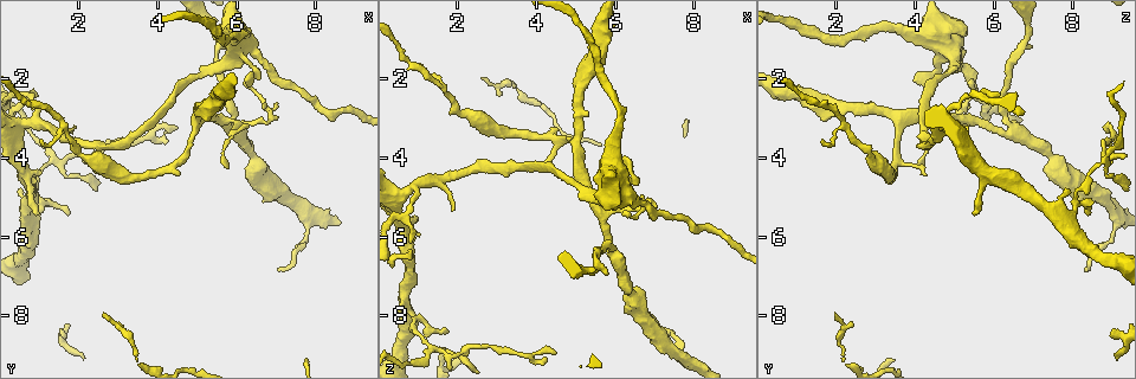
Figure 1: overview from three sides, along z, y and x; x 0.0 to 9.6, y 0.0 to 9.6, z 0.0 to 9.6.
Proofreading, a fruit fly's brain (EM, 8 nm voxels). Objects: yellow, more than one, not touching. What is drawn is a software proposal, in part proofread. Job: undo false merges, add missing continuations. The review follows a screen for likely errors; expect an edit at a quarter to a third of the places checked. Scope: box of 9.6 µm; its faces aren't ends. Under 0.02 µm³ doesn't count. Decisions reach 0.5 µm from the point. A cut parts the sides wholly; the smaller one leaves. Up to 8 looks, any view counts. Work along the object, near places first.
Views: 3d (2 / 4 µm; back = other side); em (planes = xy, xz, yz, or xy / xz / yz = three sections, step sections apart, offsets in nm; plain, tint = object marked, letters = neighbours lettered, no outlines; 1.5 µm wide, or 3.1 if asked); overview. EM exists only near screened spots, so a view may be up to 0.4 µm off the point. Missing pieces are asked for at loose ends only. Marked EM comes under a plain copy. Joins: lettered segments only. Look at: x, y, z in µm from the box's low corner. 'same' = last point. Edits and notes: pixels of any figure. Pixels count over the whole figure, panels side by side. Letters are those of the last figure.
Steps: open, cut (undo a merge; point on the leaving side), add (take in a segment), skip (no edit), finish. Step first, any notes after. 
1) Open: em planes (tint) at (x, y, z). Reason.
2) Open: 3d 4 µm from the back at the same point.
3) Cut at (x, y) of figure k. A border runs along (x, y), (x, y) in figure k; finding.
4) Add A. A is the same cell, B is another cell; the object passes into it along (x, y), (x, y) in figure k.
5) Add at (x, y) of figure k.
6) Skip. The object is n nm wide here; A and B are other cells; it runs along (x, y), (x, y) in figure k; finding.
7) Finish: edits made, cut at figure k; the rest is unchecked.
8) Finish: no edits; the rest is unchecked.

Open: 3d 4 µm at (2.10, 3.85, 2.85). Thick turns thin.

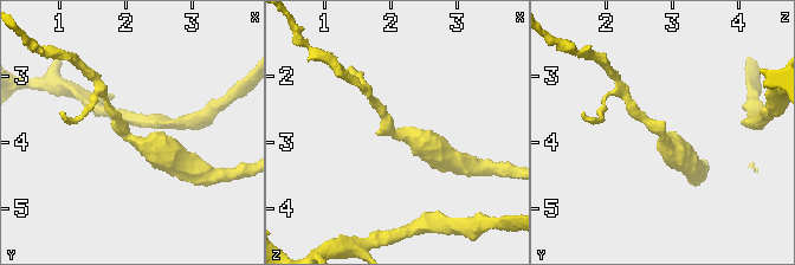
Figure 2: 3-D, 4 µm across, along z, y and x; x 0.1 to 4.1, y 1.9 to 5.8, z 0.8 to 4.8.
Open: em xz step 8 (letters) at (2.05, 3.90, 2.85).

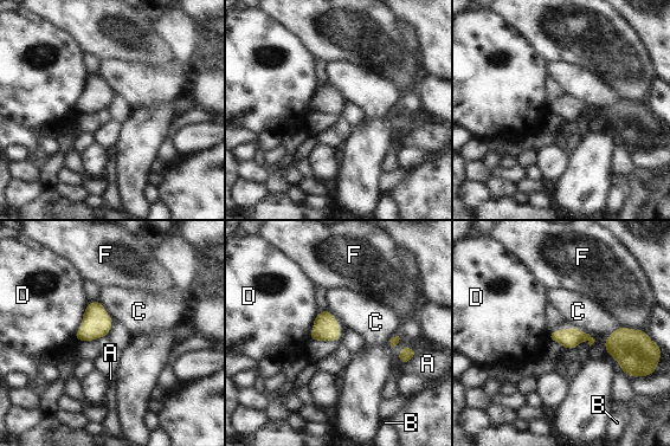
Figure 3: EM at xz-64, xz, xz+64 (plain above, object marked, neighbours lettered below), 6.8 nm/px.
Skip. A, B, C, D and F are other cells; a border runs along (568, 327), (584, 330), (596, 341) in figure 3; one neuron here.

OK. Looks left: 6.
Open: em xy step 8 (letters) at (0.90, 5.40, 5.55). An open end.

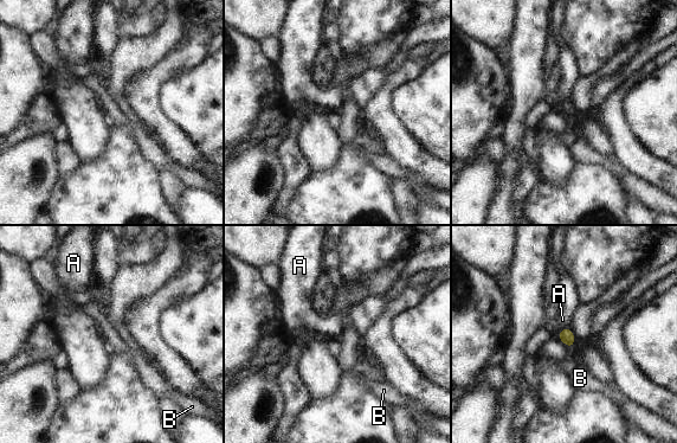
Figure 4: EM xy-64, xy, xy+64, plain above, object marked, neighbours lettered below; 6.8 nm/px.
Skip. A and B are other cells; a border runs along (569, 325), (555, 335) in figure 4; no lettered segment goes on from it.

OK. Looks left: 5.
Open: em yz step 4 (tint) at (7.00, 6.80, 8.35). An open end.

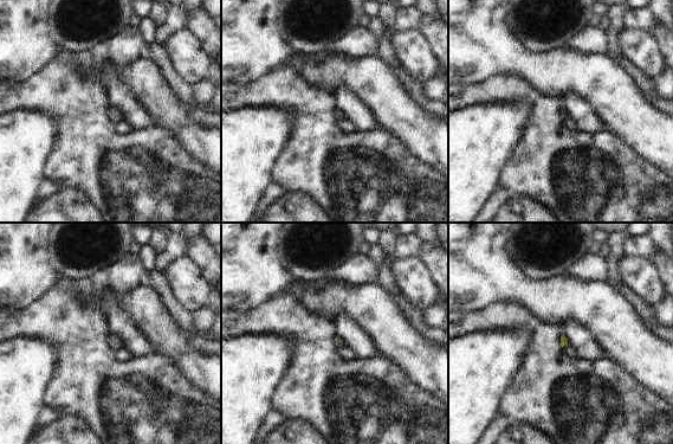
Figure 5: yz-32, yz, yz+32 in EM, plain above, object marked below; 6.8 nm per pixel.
Open: em planes (letters) at the same point.

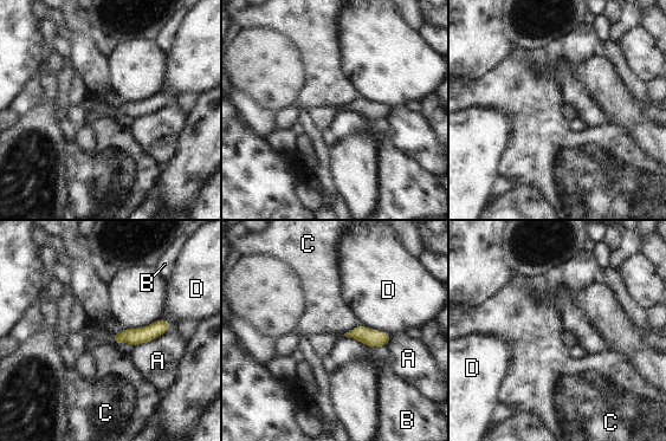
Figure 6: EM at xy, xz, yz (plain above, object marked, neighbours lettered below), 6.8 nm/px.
Skip. A, B, C and D are other cells; a border runs along (360, 325), (343, 334) in figure 6; none of them fits.

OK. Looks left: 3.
Finish: no edits; the rest is unchecked.

